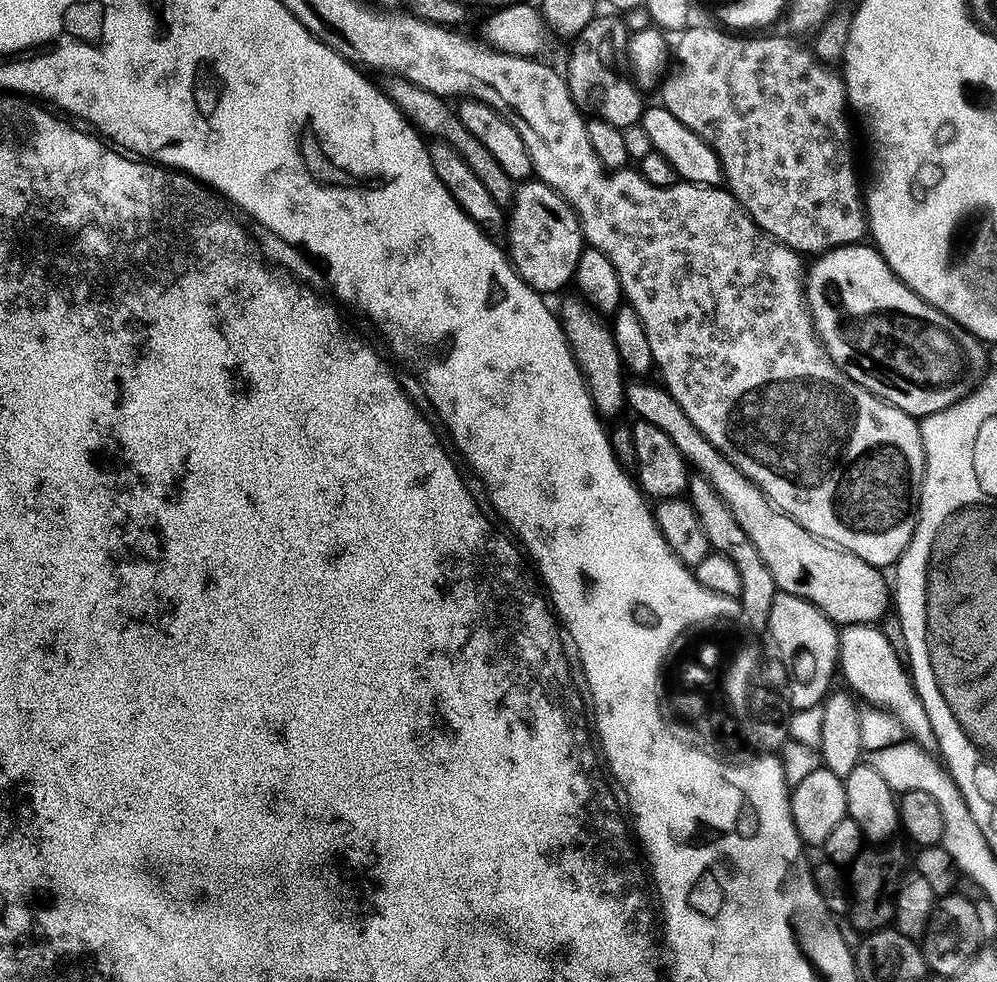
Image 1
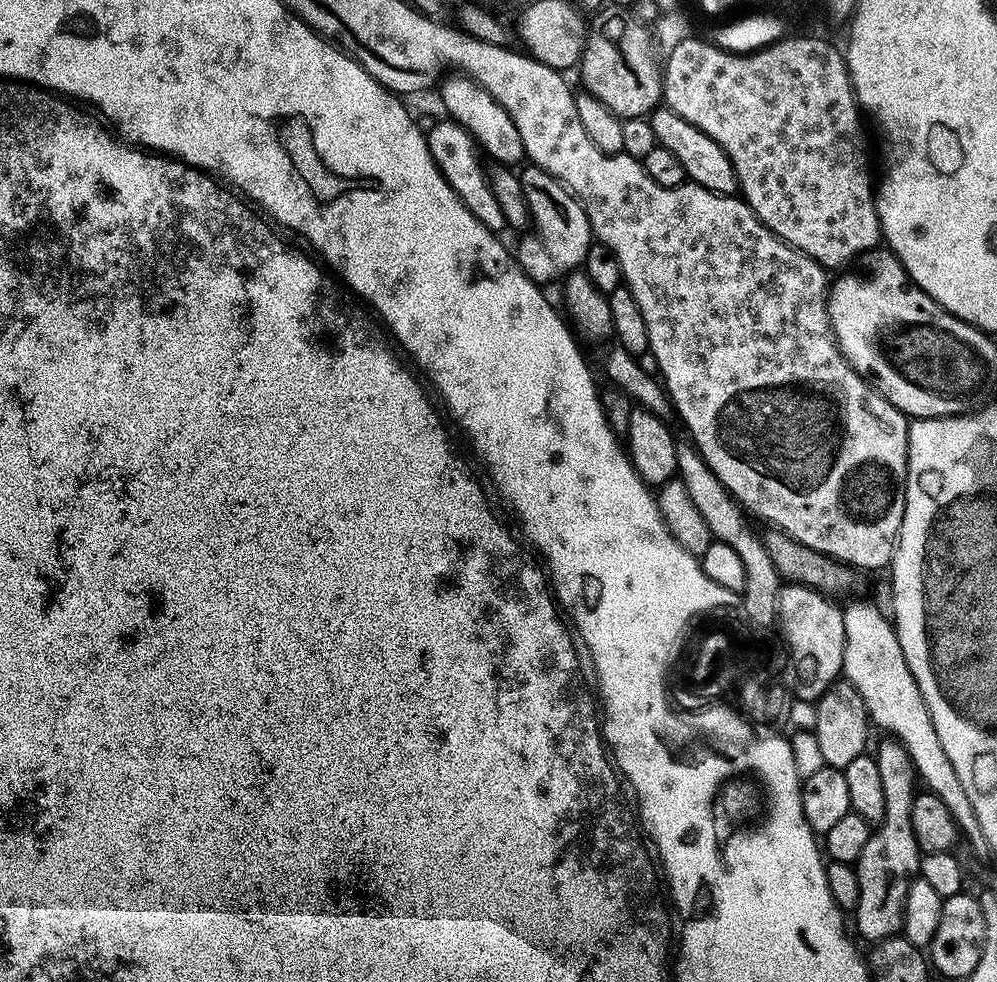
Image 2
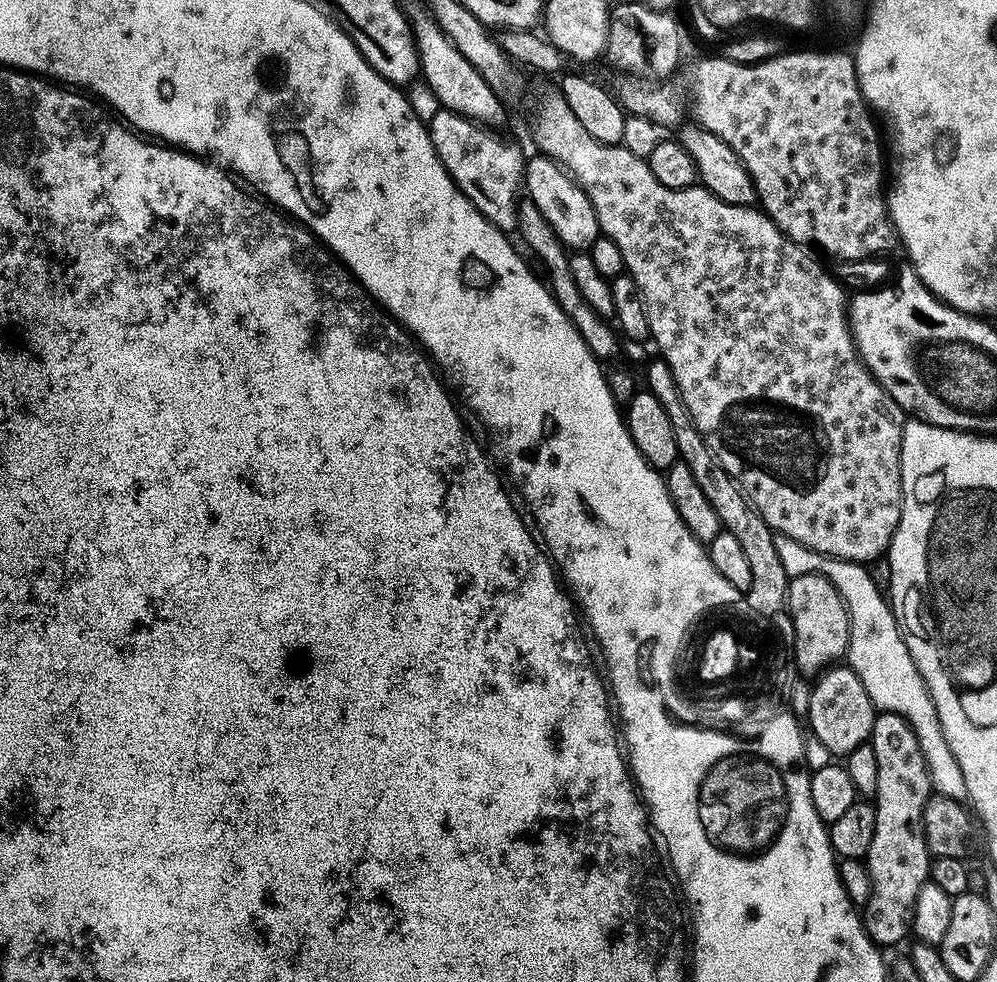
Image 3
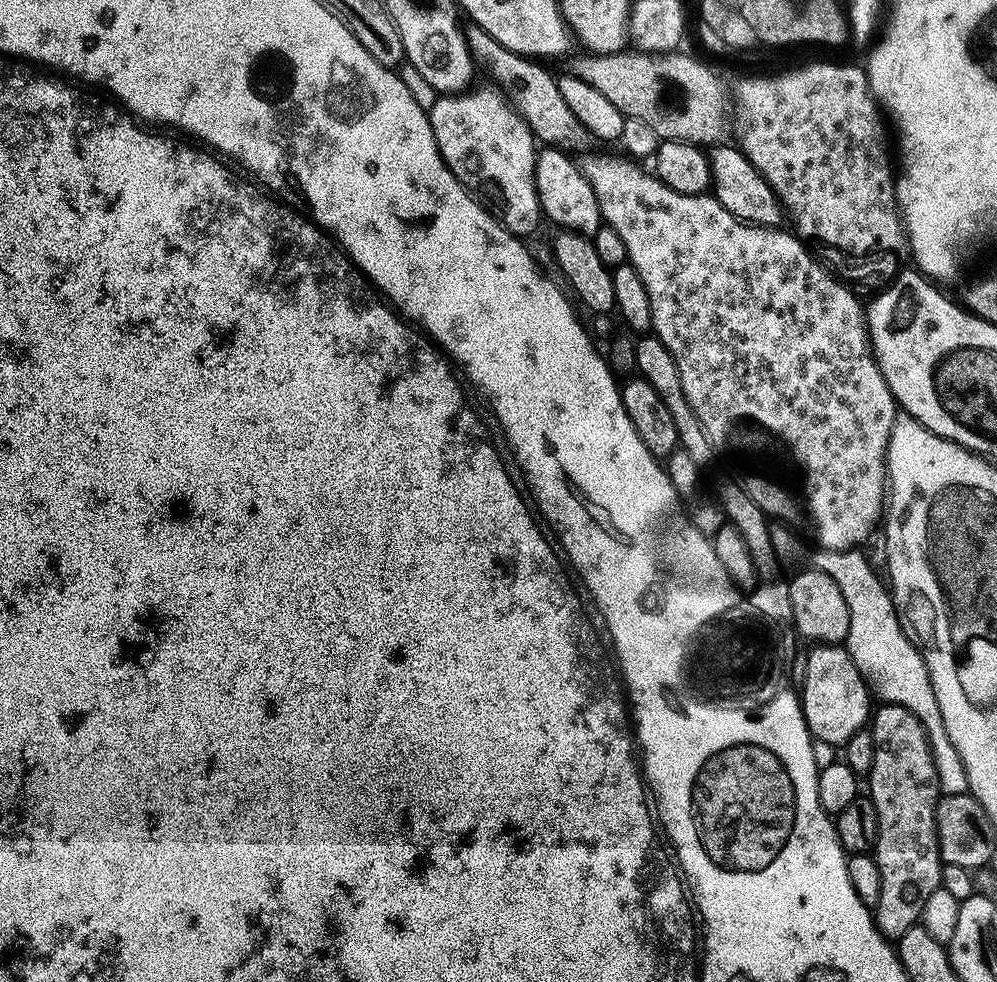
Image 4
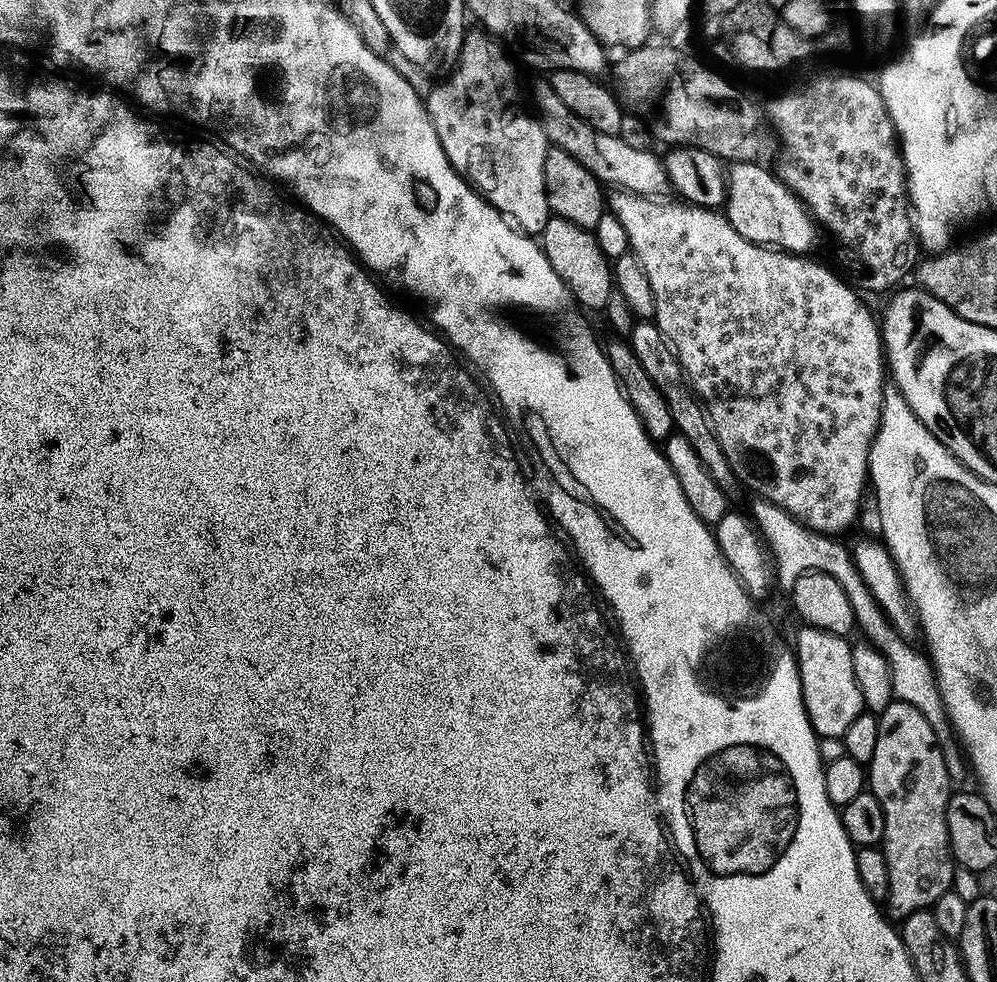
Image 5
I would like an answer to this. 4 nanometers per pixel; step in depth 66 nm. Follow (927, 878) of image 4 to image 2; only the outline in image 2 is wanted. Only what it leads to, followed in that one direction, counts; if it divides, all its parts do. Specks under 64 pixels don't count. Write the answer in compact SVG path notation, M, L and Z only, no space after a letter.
M884 738L880 749L874 752L878 774L882 774L882 794L886 794L886 810L884 819L873 831L870 842L862 849L862 854L856 859L854 871L856 871L856 928L860 936L867 942L885 940L897 935L904 927L904 907L906 906L906 894L910 890L913 880L917 879L922 853L918 842L914 838L914 826L910 822L910 810L914 806L914 798L918 791L918 777L916 768L912 764L910 754L904 745L895 738Z

